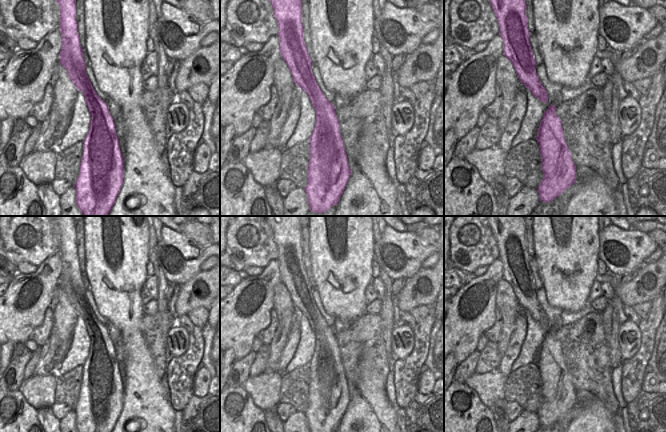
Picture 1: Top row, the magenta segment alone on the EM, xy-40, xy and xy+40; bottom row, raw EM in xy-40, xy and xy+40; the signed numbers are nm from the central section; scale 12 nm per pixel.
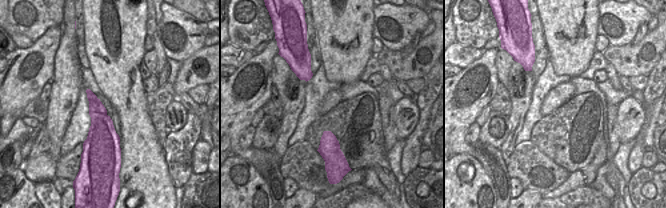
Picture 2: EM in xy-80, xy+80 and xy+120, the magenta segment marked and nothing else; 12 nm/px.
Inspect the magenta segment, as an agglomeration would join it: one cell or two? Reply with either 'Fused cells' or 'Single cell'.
Single cell

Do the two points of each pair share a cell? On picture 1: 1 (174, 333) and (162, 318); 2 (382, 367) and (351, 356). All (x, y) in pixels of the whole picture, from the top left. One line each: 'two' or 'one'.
1: two
2: one

